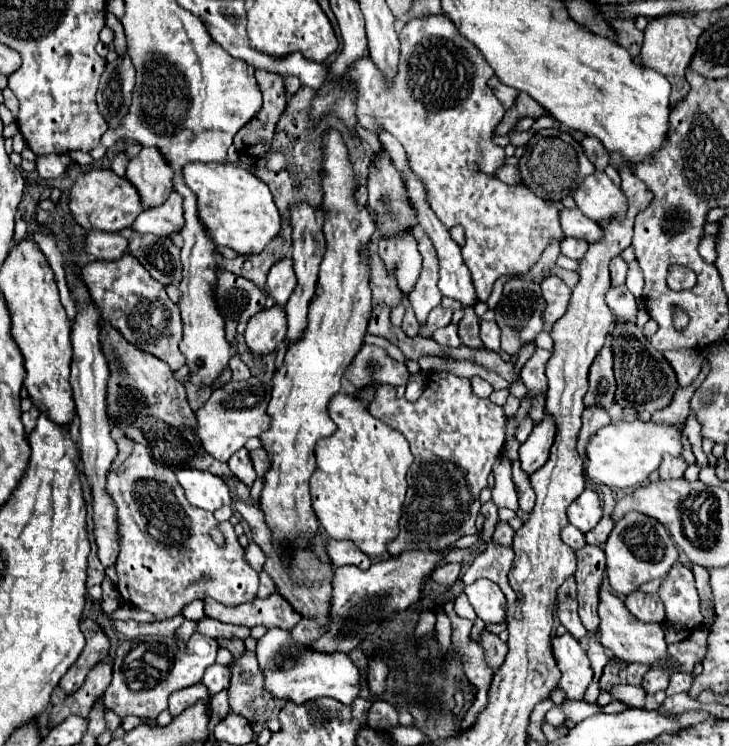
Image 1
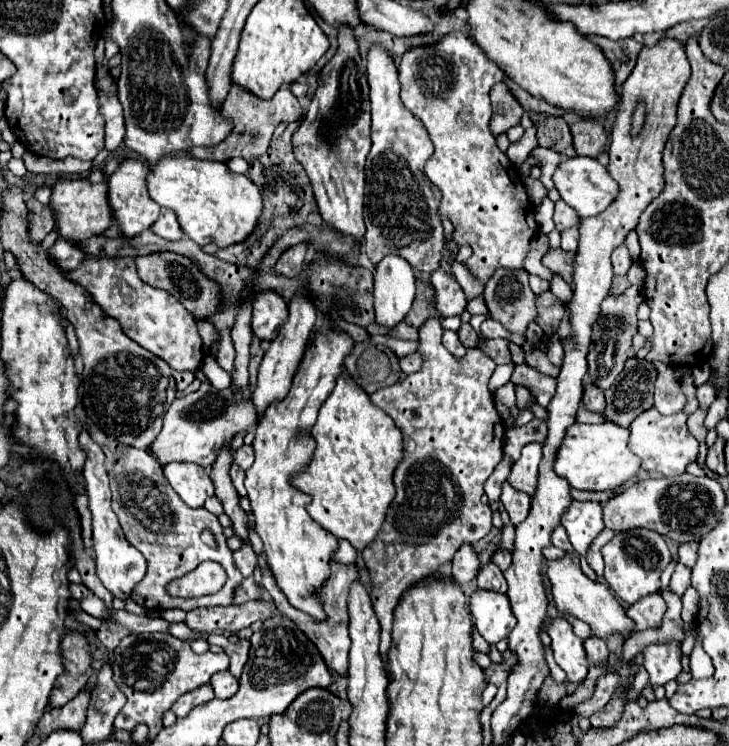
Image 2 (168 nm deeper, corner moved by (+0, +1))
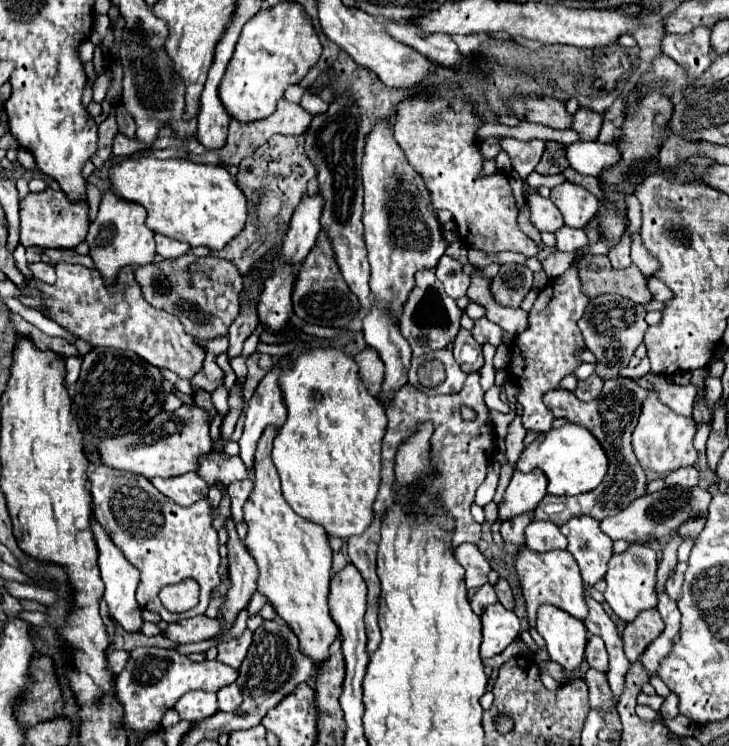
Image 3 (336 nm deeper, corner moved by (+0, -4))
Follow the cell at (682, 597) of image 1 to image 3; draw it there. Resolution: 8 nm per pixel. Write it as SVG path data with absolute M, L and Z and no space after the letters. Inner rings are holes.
M678 563L674 575L666 581L666 593L676 601L678 595L680 595L680 589L682 589L682 575L686 571L686 563Z

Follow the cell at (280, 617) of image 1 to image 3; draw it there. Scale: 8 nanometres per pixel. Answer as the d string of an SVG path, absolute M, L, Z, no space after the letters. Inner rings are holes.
M198 615L192 619L182 619L178 623L170 623L164 635L174 643L196 643L214 637L220 631L218 619L208 619L206 615Z

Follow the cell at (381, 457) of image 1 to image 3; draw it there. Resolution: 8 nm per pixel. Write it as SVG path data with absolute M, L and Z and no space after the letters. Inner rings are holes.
M332 347L302 351L290 369L280 375L280 389L288 419L274 439L272 461L282 477L284 499L298 515L322 525L328 535L348 539L364 533L374 517L372 503L380 487L380 449L388 423L386 409L364 387L354 357ZM316 393L320 393L320 399L314 399Z

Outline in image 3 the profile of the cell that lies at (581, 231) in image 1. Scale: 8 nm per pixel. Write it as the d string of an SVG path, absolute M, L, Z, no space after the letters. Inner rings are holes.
M532 193L532 195L528 195L526 203L530 207L530 221L538 231L554 233L564 225L560 211L556 209L556 205L550 199L544 199L542 195Z

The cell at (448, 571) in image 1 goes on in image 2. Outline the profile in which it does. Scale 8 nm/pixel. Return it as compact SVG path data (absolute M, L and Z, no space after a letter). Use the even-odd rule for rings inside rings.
M462 544L460 550L452 558L452 580L456 584L466 584L470 582L480 568L478 556L474 554L470 544Z

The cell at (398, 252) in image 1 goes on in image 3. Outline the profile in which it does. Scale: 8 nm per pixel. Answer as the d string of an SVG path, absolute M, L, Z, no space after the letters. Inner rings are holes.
M376 305L366 315L362 331L364 331L366 343L372 349L376 349L376 353L386 365L380 397L386 403L390 403L394 397L394 391L406 385L406 373L410 367L410 359L412 359L410 345L400 335L400 327L394 325L394 319L382 315L382 311L378 311Z

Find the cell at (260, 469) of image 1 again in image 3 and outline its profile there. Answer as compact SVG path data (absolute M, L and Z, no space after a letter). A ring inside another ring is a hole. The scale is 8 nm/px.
M210 451L208 455L202 455L202 467L198 467L196 473L202 475L206 483L220 483L224 487L248 477L248 469L240 457L230 457L220 451Z

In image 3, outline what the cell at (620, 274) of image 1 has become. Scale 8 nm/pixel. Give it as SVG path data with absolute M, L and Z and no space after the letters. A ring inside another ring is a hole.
M624 233L622 239L610 249L610 263L614 269L626 269L632 261L630 261L630 237Z

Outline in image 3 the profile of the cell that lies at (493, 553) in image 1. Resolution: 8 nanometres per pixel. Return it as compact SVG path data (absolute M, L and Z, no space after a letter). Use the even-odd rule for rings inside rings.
M486 583L486 585L482 585L482 587L476 591L476 595L472 597L472 611L474 611L476 615L482 615L484 609L486 609L488 605L496 603L496 601L498 601L498 597L496 597L494 587Z

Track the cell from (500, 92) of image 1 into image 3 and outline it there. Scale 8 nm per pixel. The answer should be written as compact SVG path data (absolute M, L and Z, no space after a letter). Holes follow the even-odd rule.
M498 137L484 139L484 141L480 141L478 147L480 147L484 159L494 159L494 157L500 153L500 139L498 139Z

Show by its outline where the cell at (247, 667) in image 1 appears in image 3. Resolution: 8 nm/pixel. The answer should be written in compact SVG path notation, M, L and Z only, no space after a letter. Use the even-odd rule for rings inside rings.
M248 629L240 637L218 643L218 661L238 669L240 663L244 661L244 657L246 657L250 643L252 643L252 631L248 631Z

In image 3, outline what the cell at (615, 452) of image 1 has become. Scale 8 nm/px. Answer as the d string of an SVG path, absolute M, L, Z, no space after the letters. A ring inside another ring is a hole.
M566 423L560 429L538 435L530 445L526 445L520 453L516 469L520 473L530 473L534 469L544 471L550 495L580 495L600 485L608 471L608 459L596 437L586 427Z

